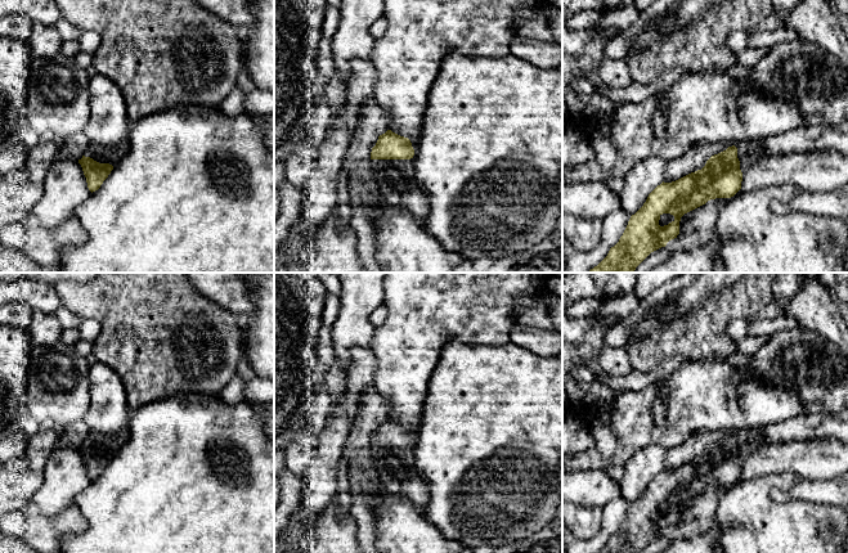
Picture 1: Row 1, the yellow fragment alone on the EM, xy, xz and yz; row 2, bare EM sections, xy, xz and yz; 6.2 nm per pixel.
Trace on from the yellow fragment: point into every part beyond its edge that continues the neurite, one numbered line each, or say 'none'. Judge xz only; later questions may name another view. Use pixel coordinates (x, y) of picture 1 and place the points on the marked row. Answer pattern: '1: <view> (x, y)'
1: xz (395, 178)

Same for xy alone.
1: xy (101, 153)

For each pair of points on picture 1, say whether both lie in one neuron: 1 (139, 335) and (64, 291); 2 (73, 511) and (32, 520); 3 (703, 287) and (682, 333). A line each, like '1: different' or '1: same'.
1: same
2: same
3: different

